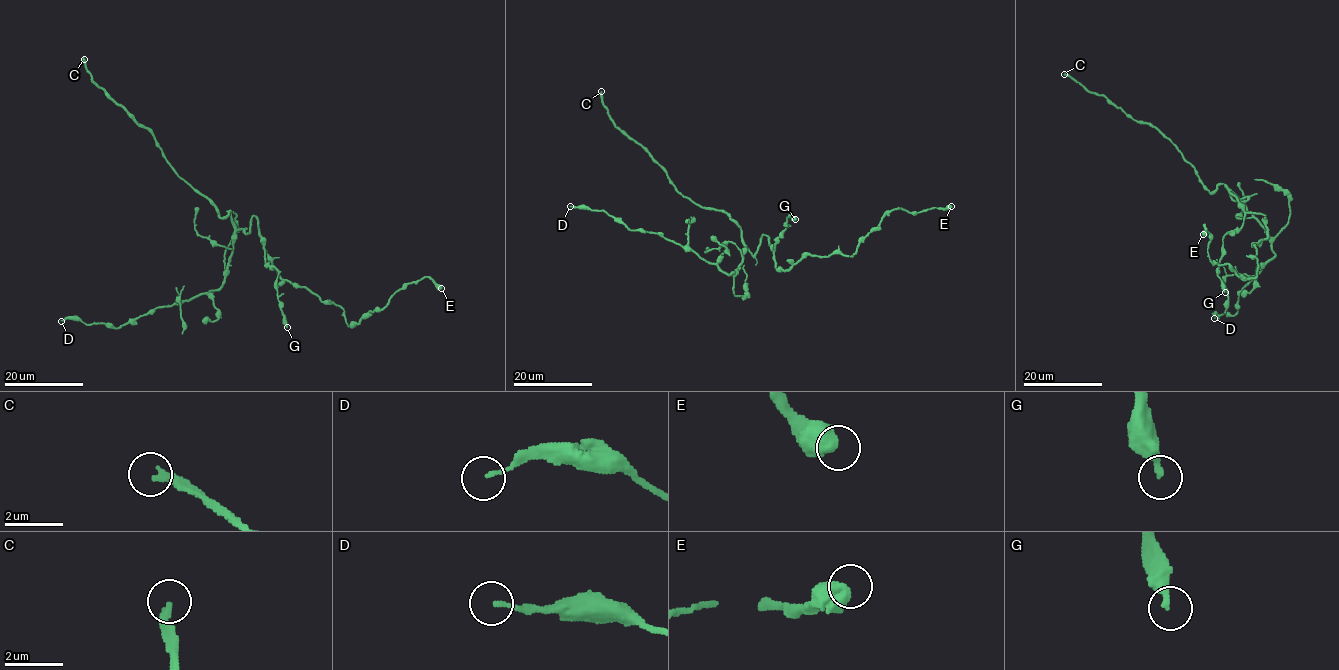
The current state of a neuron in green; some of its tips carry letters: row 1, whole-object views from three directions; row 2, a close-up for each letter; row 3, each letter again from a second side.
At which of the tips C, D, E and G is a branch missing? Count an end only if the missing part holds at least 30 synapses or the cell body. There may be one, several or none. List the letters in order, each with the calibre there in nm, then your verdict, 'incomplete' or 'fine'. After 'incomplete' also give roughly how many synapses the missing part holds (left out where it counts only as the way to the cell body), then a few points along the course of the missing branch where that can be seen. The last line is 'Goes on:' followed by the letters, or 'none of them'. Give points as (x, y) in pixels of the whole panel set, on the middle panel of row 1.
C: calibre 280 nm; incomplete; 140 synapses
D: calibre 120 nm; fine
E: calibre 650 nm; fine
G: calibre 300 nm; fine
Goes on: C

